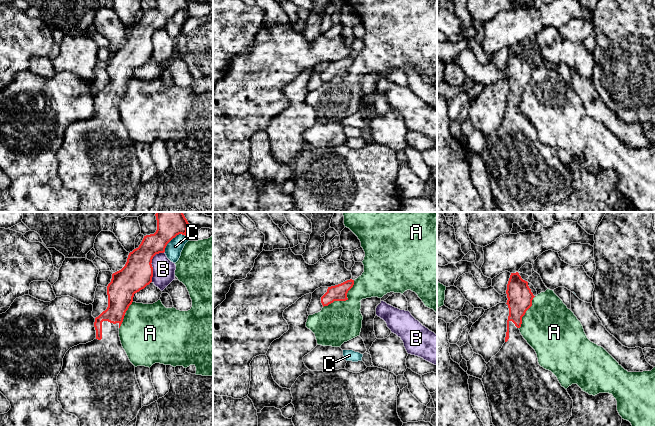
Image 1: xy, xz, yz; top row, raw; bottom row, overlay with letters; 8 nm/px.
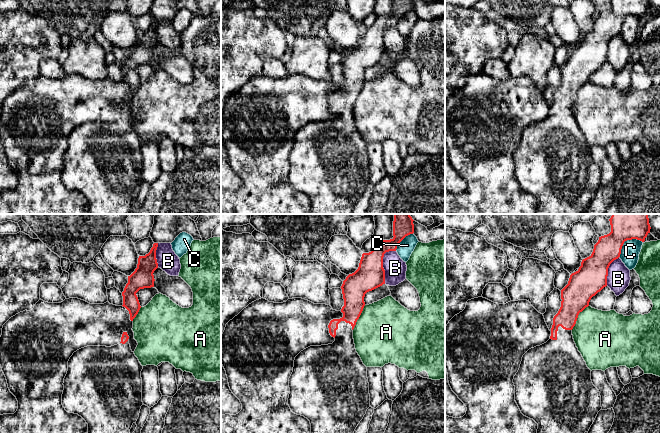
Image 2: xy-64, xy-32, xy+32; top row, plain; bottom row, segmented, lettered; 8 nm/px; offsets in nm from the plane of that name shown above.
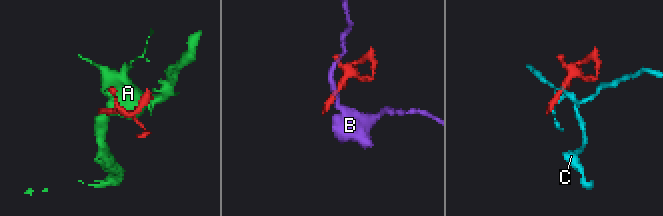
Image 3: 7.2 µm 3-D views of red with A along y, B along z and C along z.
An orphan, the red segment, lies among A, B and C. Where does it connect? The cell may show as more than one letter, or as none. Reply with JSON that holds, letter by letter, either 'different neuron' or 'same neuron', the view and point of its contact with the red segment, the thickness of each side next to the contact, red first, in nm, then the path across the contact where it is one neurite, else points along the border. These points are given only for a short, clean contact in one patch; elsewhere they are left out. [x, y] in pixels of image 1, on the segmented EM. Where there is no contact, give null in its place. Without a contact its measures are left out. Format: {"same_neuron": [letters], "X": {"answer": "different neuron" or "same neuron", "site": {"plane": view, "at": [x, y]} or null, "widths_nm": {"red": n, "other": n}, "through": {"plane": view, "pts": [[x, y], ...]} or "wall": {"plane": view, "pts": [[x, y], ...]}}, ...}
{"same_neuron": [], "A": {"answer": "different neuron", "site": {"plane": "xz", "at": [344, 300]}, "widths_nm": {"red": 130, "other": 320}, "wall": {"plane": "xz", "pts": [[354, 280], [345, 300], [334, 300], [323, 307]]}}, "B": {"answer": "different neuron", "site": {"plane": "xy", "at": [151, 264]}, "widths_nm": {"red": 240, "other": 180}}, "C": {"answer": "different neuron", "site": {"plane": "xy", "at": [172, 238]}, "widths_nm": {"red": 220, "other": 130}}}

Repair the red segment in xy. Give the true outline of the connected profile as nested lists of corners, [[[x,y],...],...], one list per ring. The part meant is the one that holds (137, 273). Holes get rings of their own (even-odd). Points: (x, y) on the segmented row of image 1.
[[[156,212],[157,230],[154,234],[144,236],[138,248],[129,253],[125,266],[112,274],[111,282],[107,286],[108,307],[95,318],[94,327],[96,338],[86,344],[79,344],[70,348],[64,358],[62,370],[57,376],[59,386],[58,401],[62,409],[75,415],[80,426],[126,426],[135,419],[142,408],[142,393],[135,375],[135,366],[130,362],[122,347],[119,328],[126,311],[133,302],[134,294],[144,289],[152,282],[152,259],[156,254],[164,253],[167,244],[177,235],[186,236],[188,221],[183,212]]]

